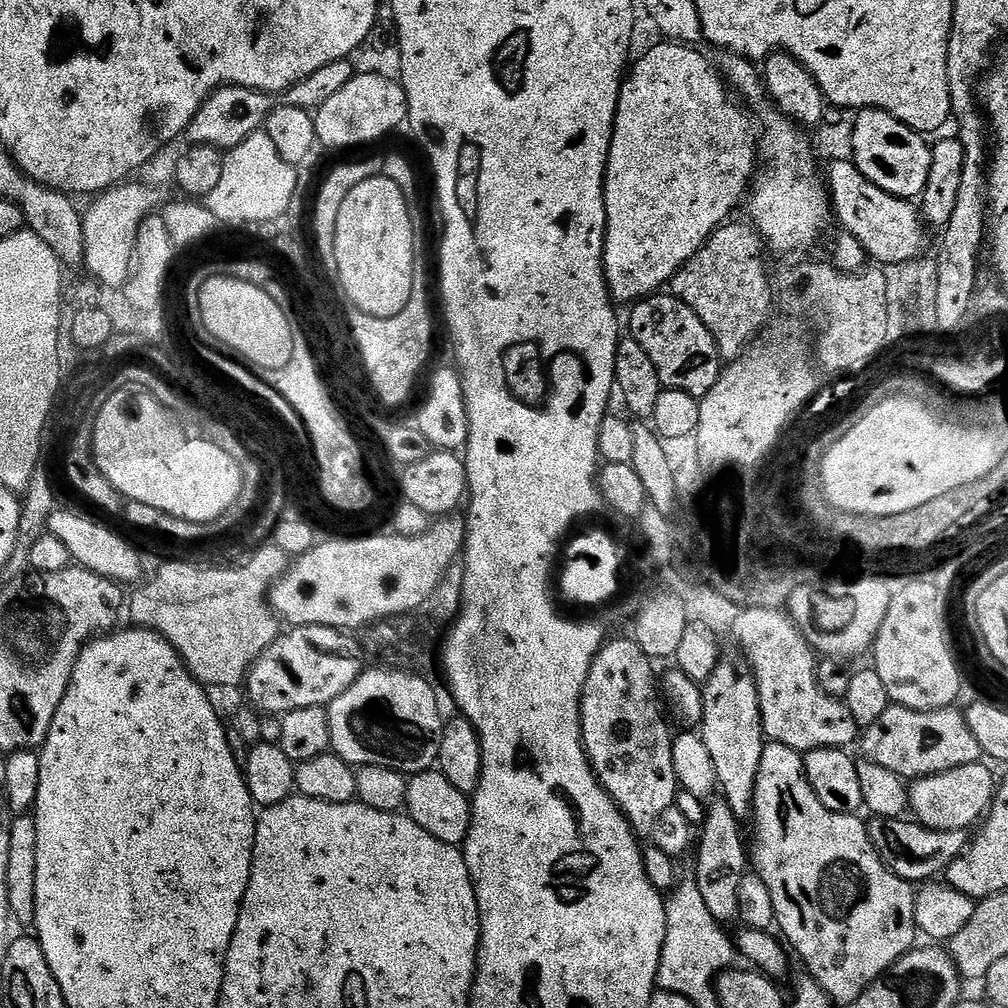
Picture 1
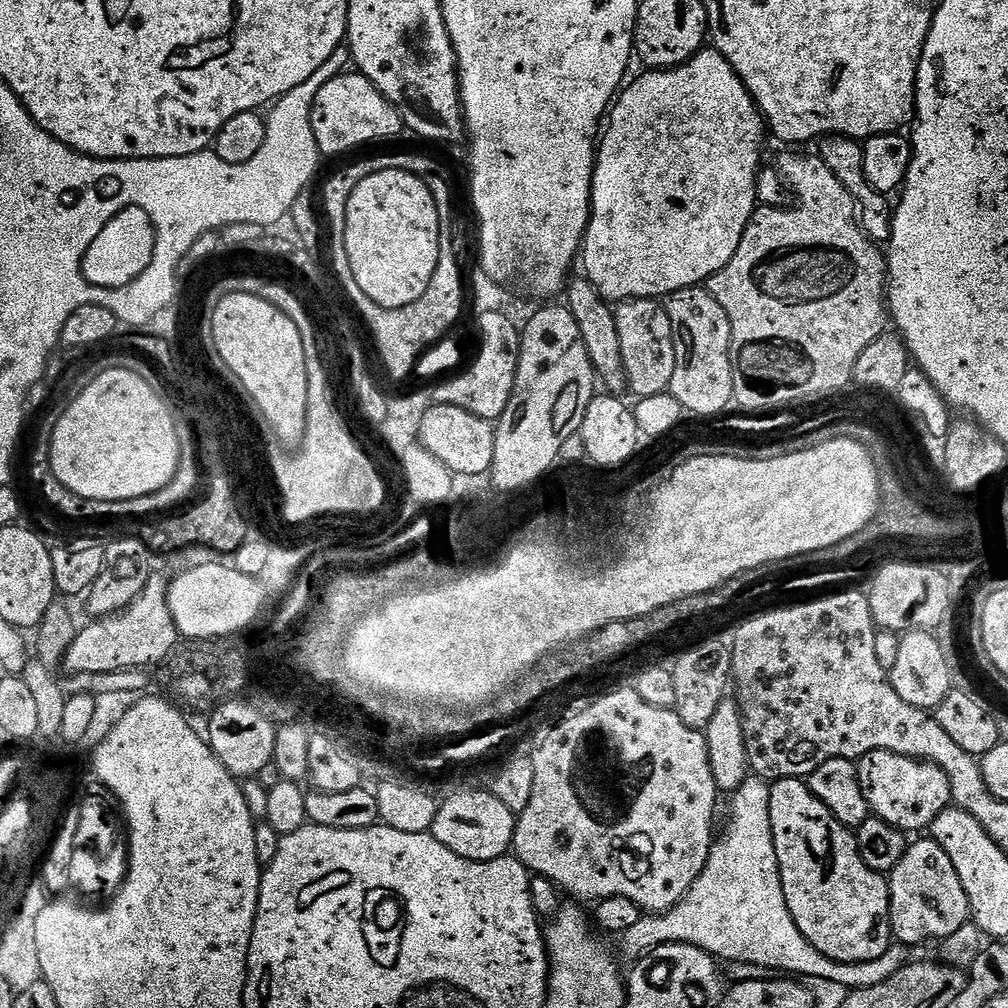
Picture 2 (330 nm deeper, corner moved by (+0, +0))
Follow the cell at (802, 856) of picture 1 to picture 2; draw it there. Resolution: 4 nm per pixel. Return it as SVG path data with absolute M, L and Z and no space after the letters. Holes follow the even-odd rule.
M795 776L777 780L770 787L770 830L774 830L782 894L786 894L790 918L794 918L794 926L798 926L806 942L834 962L853 964L882 958L894 942L888 881L863 861L856 841L857 833L838 822L838 818L834 818L834 814L830 814L823 802L808 789L807 783Z

